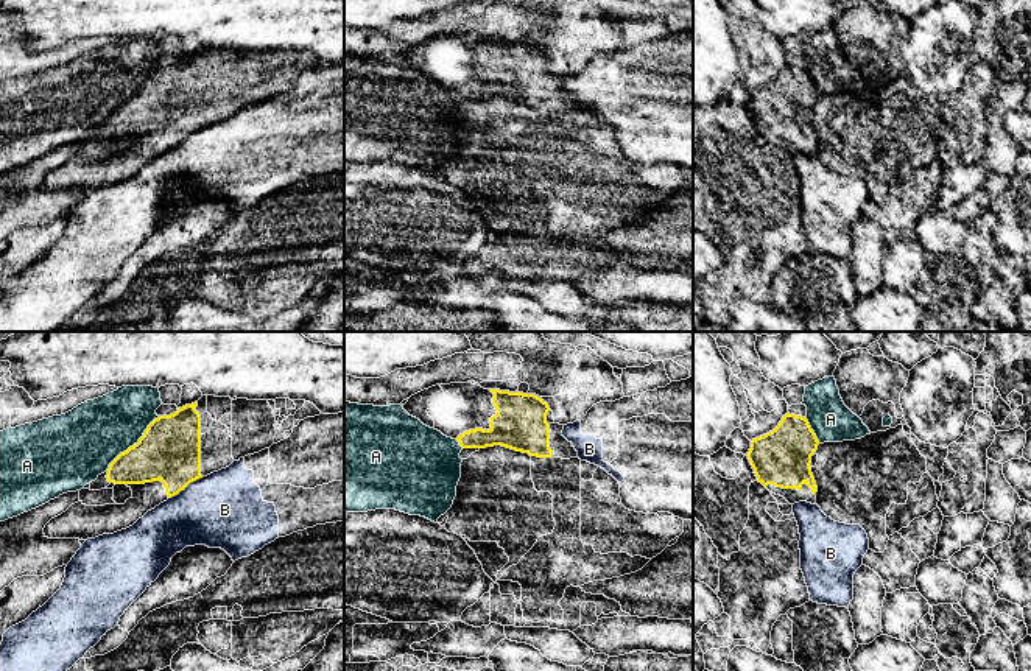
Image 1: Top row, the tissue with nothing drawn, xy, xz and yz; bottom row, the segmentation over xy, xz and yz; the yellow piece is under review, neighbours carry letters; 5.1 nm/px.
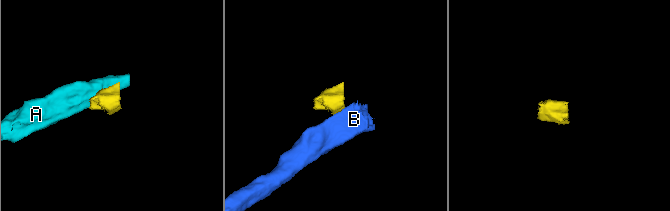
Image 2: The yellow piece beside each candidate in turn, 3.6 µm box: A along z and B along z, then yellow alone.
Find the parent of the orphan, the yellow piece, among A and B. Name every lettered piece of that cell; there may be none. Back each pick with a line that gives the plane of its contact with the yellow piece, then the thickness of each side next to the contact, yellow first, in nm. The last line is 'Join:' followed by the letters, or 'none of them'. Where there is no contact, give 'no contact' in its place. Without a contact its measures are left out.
Join: none of them

